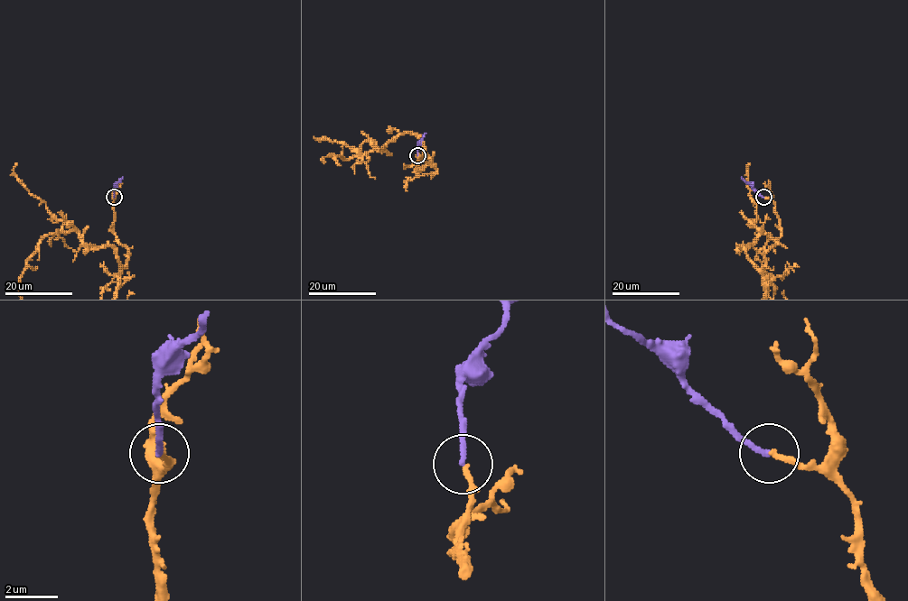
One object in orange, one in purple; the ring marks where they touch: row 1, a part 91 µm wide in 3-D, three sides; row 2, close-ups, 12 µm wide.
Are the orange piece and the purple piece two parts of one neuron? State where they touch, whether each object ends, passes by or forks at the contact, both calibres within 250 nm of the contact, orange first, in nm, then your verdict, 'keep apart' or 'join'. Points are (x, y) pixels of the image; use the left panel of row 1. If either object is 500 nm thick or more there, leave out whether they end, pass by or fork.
at (114, 197); orange ends there; purple ends there; 190 nm thick on the orange side, 200 nm on the other; join

